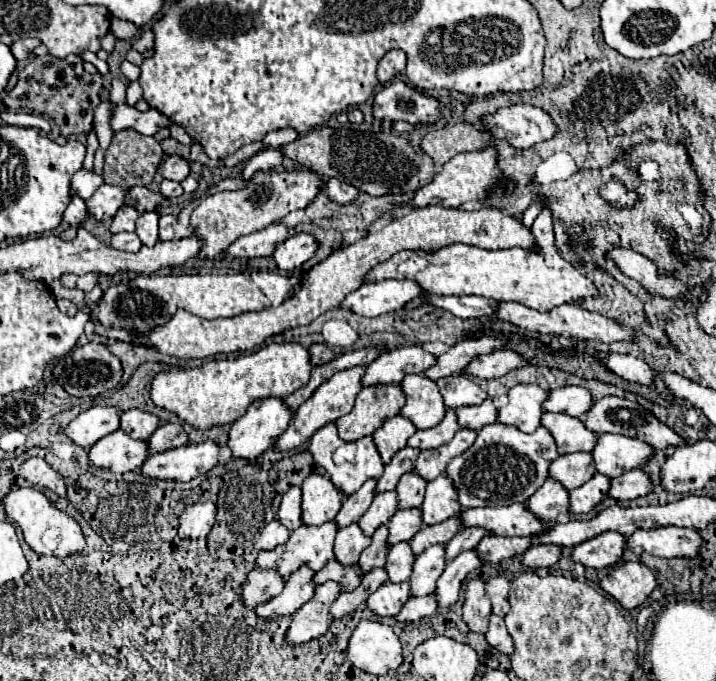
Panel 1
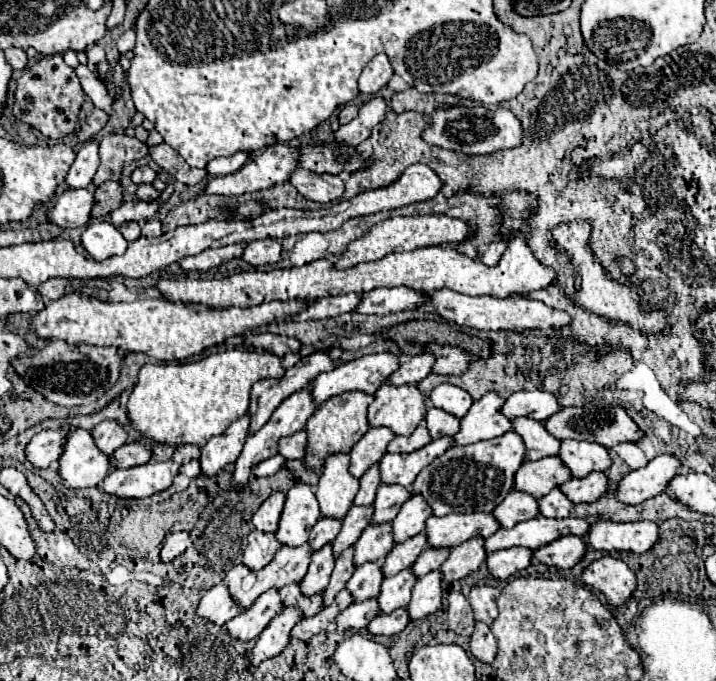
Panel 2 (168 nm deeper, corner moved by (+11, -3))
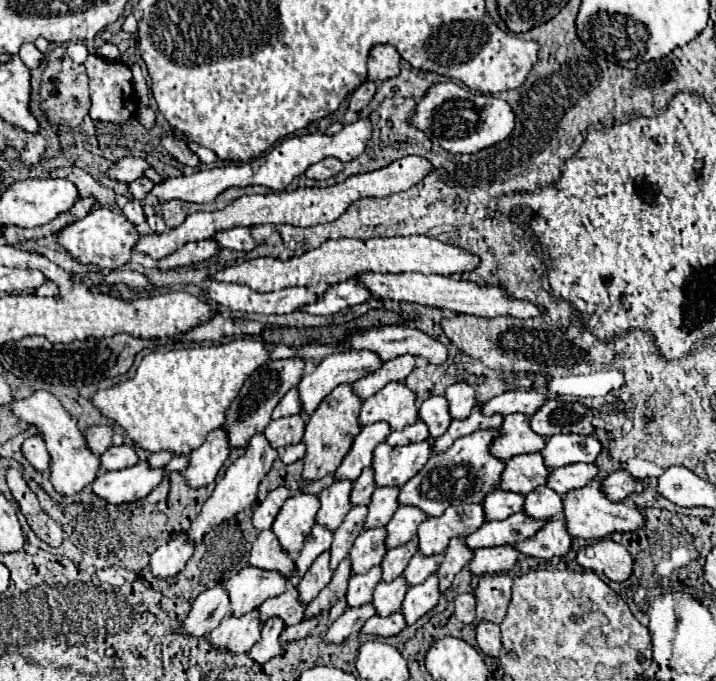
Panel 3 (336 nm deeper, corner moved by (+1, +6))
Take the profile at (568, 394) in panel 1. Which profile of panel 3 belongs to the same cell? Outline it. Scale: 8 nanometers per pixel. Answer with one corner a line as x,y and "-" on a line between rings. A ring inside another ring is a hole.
516,389
516,391
506,391
502,395
496,395
496,397
488,399
486,403
482,403
480,411
484,415
494,415
494,413
500,413
500,415
524,413
524,415
530,417
544,403
546,403
546,397
540,391
536,391
536,389
530,389
530,391

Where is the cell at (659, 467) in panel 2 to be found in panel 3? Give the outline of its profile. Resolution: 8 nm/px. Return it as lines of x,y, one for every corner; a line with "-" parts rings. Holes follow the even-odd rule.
618,469
602,479
602,493
610,501
624,501
634,491
642,491
642,489
644,489
644,483
636,481
626,469

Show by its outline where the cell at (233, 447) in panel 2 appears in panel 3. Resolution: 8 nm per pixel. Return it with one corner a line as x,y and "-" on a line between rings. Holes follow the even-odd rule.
216,429
216,431
208,433
204,443
188,455
190,463
182,471
186,485
192,489
200,489
200,487
214,483
218,469
226,461
228,453
230,453
230,447
228,447
226,431

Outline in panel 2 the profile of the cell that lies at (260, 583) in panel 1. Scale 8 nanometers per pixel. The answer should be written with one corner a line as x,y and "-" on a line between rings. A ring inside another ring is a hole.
224,584
212,586
200,600
198,604
198,616
214,622
214,624
226,624
228,620
236,618
244,608
230,598
230,590
226,590

